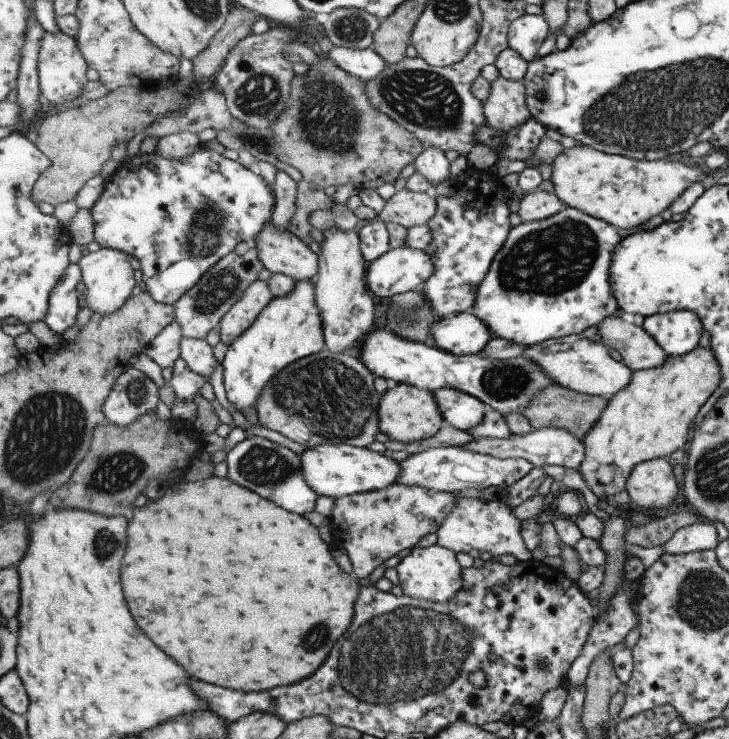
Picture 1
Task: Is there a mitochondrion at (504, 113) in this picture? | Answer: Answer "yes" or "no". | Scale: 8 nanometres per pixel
no

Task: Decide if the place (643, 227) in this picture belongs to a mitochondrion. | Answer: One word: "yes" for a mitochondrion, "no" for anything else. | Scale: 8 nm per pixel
no

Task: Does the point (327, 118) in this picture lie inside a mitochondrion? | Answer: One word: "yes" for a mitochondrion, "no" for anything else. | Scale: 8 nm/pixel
yes

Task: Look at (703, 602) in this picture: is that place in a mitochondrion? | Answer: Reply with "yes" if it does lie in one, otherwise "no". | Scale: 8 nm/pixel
yes

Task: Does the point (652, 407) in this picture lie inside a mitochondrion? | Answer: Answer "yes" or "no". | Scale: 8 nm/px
no

